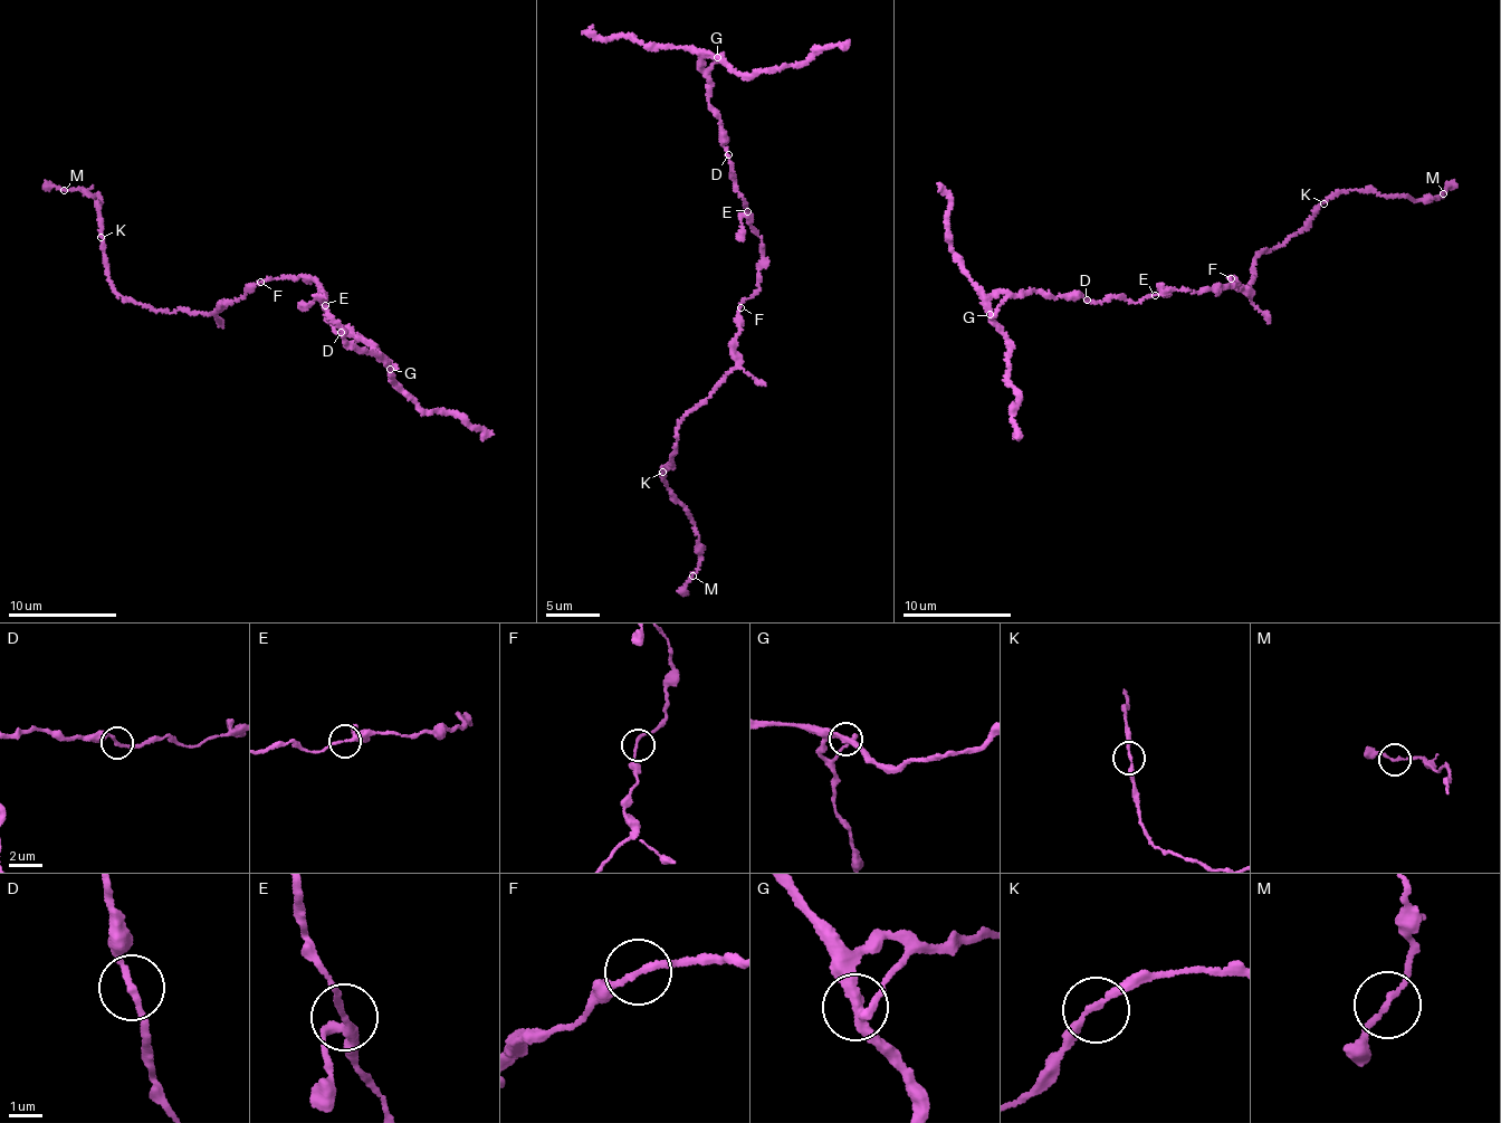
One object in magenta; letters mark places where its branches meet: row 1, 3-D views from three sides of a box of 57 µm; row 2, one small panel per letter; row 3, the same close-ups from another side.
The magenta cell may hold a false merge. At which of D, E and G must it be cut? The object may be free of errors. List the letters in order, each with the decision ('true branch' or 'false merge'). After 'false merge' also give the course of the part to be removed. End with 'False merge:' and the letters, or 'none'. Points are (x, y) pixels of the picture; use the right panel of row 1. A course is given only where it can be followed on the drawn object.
D: true branch
E: true branch
G: true branch
False merge: none

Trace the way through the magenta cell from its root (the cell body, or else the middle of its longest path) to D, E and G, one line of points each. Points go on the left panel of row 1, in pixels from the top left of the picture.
D: (290, 277), (294, 281), (309, 277), (323, 287), (319, 293), (326, 297), (326, 319), (341, 332)
E: (290, 277), (294, 281), (309, 277), (323, 287), (319, 293), (326, 297), (325, 304)
G: (290, 277), (309, 277), (323, 287), (326, 319), (334, 330), (372, 343), (388, 358), (390, 369)

